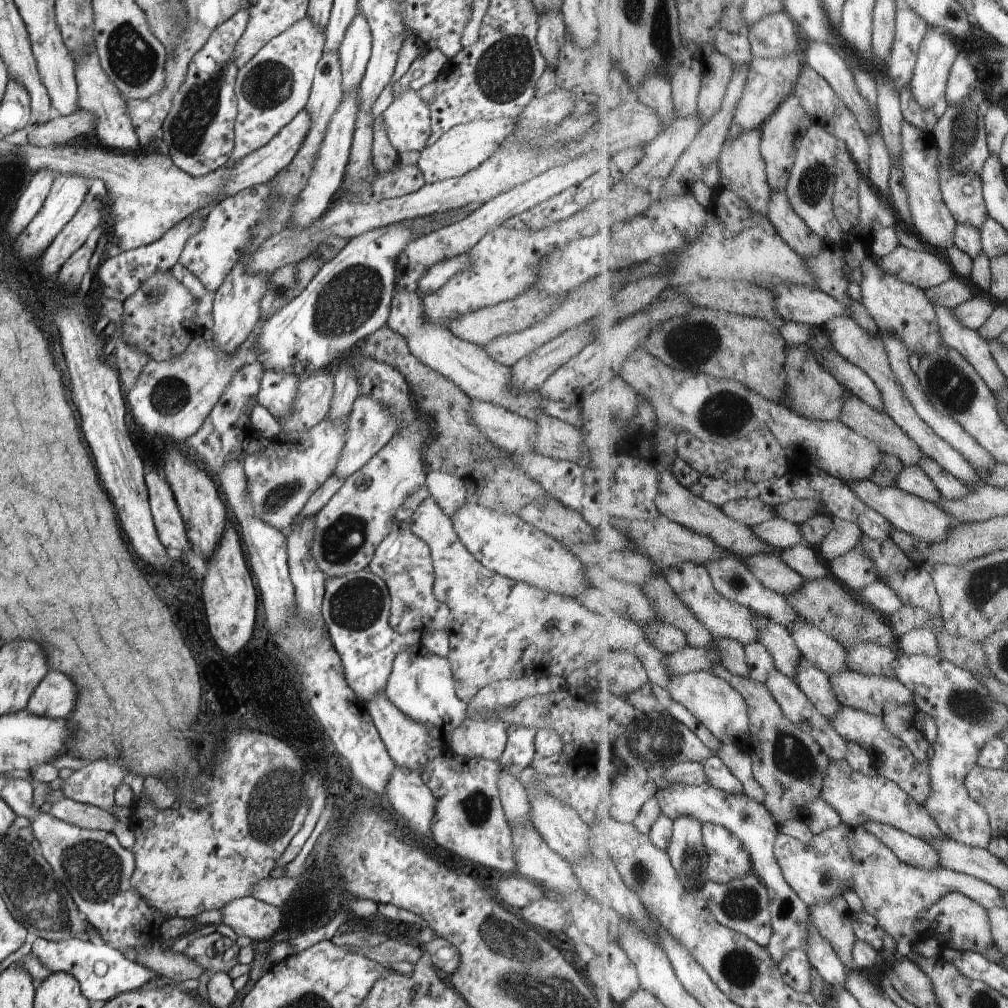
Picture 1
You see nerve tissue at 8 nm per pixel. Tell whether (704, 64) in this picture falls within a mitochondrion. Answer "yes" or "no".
no

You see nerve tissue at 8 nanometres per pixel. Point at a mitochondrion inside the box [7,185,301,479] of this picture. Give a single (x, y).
(169, 395)

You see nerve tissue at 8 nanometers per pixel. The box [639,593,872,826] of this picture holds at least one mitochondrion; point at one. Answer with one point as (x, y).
(790, 755)

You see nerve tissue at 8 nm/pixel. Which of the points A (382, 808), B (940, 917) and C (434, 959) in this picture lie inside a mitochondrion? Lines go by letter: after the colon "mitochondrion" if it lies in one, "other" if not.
A: other
B: other
C: other

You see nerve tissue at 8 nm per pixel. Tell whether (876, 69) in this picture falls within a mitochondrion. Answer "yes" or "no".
no

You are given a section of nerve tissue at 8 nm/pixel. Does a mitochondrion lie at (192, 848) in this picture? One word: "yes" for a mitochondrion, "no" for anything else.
no

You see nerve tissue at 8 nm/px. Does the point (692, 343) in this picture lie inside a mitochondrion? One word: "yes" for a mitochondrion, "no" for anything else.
yes

